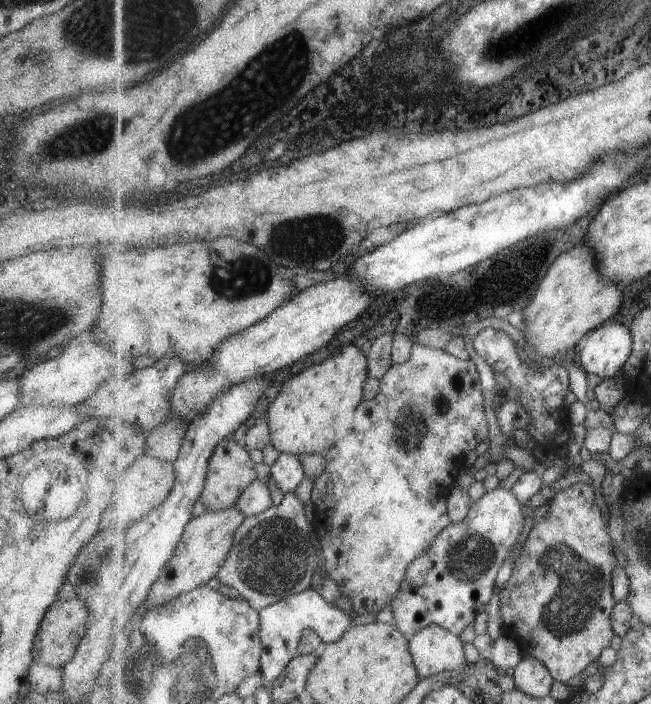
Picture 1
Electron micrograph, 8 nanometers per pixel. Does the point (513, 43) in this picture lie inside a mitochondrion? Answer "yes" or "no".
yes

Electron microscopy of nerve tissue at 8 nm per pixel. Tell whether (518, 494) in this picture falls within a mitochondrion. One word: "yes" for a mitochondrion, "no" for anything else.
no

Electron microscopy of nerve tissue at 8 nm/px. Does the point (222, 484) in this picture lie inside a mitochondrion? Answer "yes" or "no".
no

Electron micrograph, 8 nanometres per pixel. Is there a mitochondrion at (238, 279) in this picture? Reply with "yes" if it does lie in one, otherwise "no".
yes

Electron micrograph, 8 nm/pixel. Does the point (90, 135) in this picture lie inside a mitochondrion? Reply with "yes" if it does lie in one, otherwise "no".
yes

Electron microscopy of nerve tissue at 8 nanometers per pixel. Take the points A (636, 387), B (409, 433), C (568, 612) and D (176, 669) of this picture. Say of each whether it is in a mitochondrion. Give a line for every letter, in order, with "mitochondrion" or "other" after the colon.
A: other
B: mitochondrion
C: mitochondrion
D: mitochondrion

